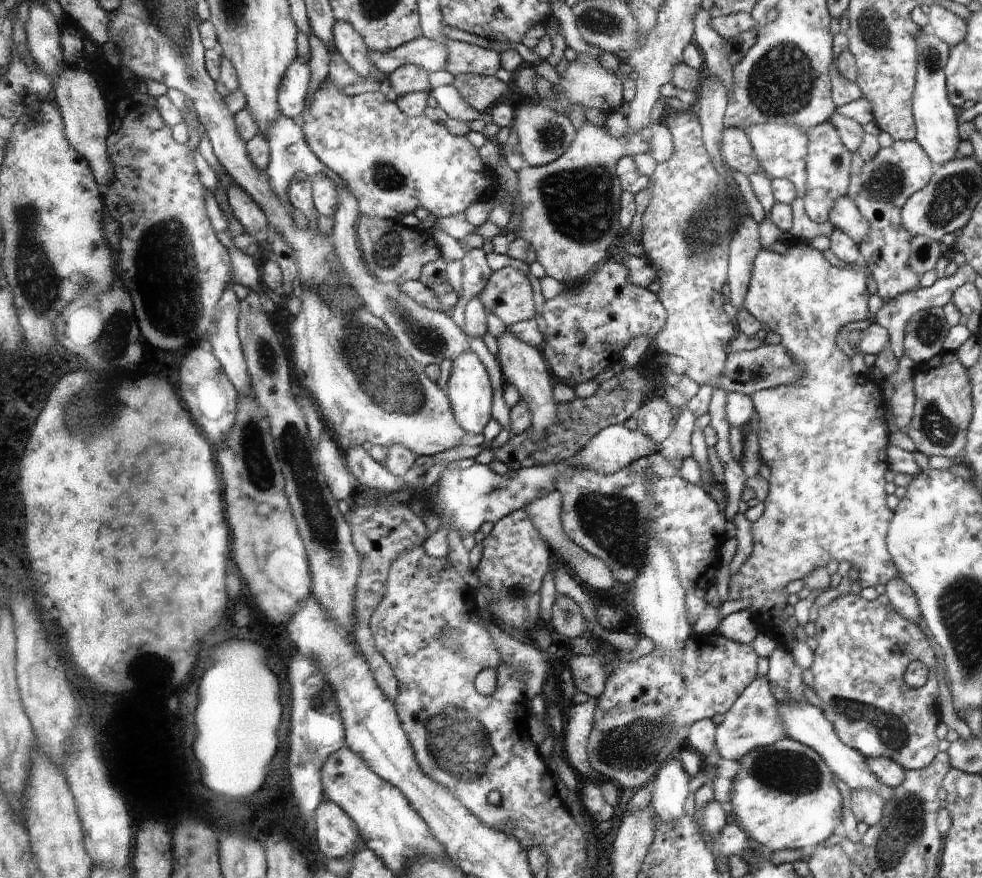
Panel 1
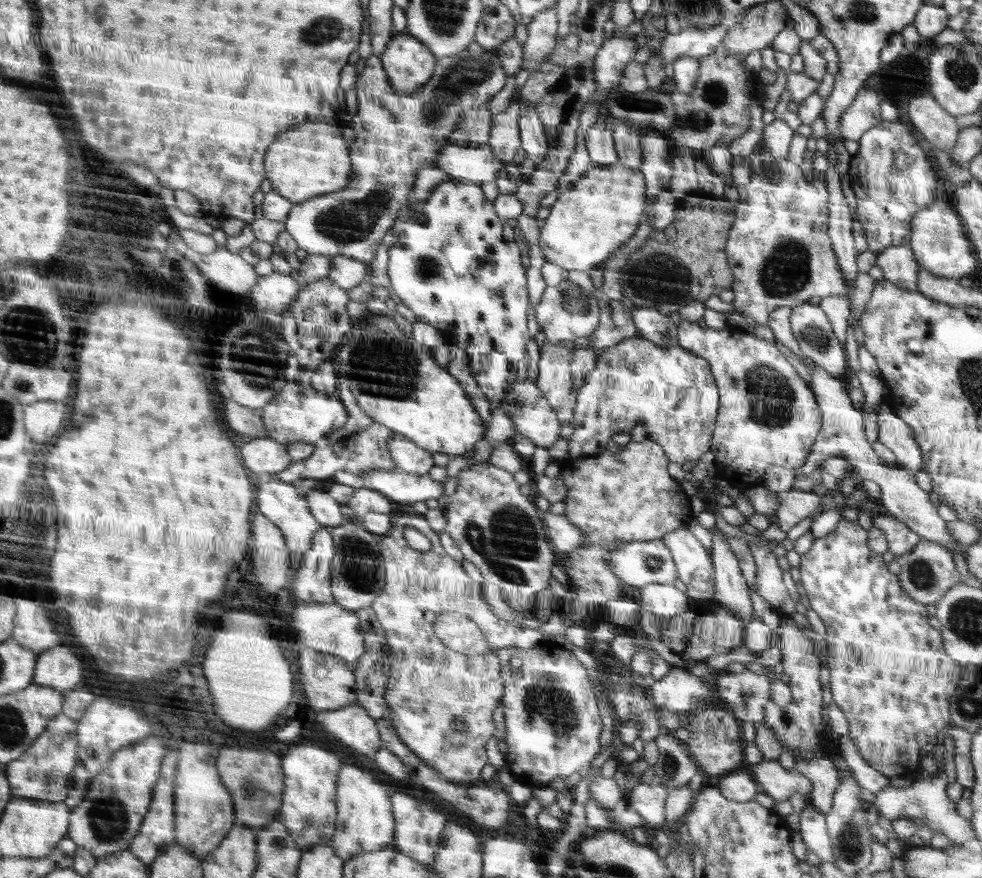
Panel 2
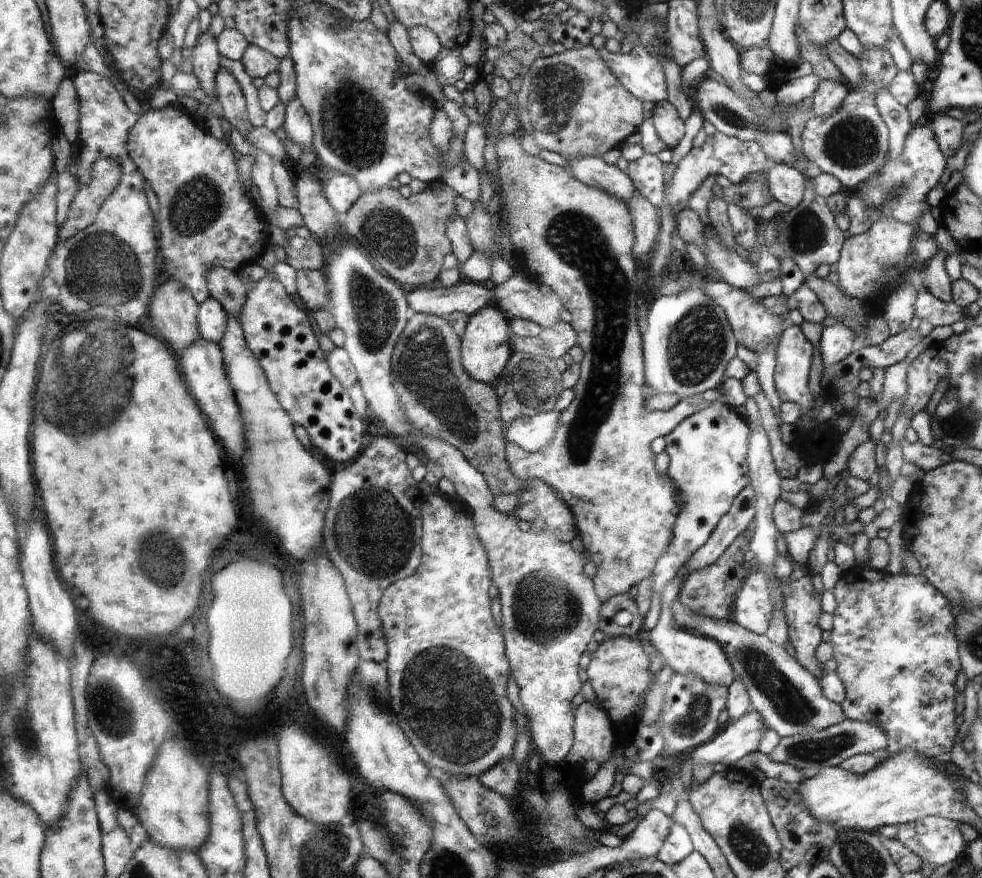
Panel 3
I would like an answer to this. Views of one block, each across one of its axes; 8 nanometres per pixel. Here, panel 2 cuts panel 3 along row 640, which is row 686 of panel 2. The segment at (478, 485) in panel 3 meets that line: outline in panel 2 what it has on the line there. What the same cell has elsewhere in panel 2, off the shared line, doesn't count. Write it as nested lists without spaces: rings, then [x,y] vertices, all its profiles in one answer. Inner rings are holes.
[[[510,647],[508,649],[496,649],[495,654],[501,661],[502,678],[505,678],[505,696],[503,700],[503,713],[506,724],[505,737],[508,750],[505,753],[506,768],[516,783],[526,785],[530,788],[547,786],[554,779],[567,778],[578,773],[580,778],[589,777],[589,792],[593,800],[606,809],[616,808],[620,799],[624,798],[617,781],[606,779],[600,772],[598,776],[588,775],[588,766],[592,758],[600,752],[598,736],[602,732],[602,720],[598,714],[596,698],[590,690],[590,680],[586,668],[568,650],[564,648],[538,648],[522,650]],[[518,658],[520,668],[518,672],[512,670],[510,660]]]

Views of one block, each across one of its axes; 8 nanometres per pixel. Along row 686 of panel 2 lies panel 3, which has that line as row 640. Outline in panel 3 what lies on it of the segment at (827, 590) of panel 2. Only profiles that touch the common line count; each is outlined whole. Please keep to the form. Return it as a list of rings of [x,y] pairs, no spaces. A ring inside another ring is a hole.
[[[845,572],[839,578],[832,590],[830,590],[836,599],[837,608],[833,612],[833,626],[830,631],[831,640],[829,641],[833,648],[833,658],[837,662],[836,674],[844,683],[846,696],[841,704],[846,719],[856,719],[865,723],[872,723],[879,726],[888,738],[888,748],[886,752],[889,755],[901,753],[906,749],[918,749],[927,755],[935,757],[946,757],[946,752],[952,750],[954,738],[956,738],[956,724],[954,724],[954,698],[956,698],[956,676],[960,672],[960,660],[958,660],[958,641],[954,633],[954,616],[950,612],[950,605],[946,600],[945,594],[939,591],[924,575],[912,575],[910,573],[899,575],[890,575],[884,573],[882,580],[870,582],[868,580],[850,580],[845,576]]]

